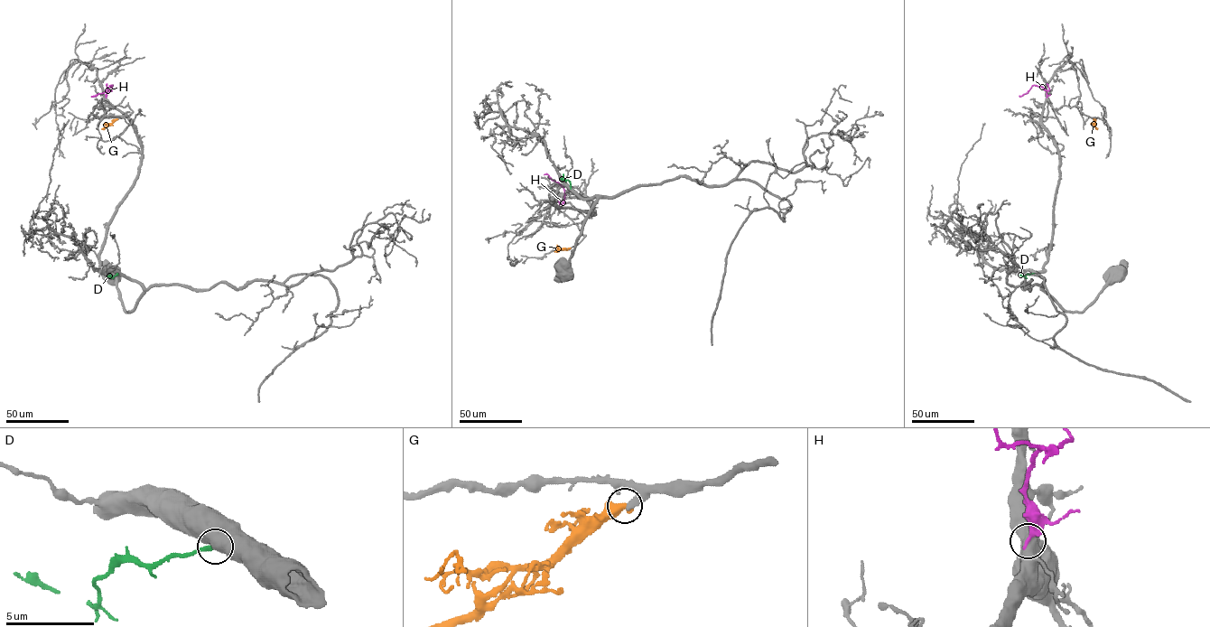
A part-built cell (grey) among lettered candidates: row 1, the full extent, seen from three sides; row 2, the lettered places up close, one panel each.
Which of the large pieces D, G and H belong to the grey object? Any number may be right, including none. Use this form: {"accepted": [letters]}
{"accepted": []}

